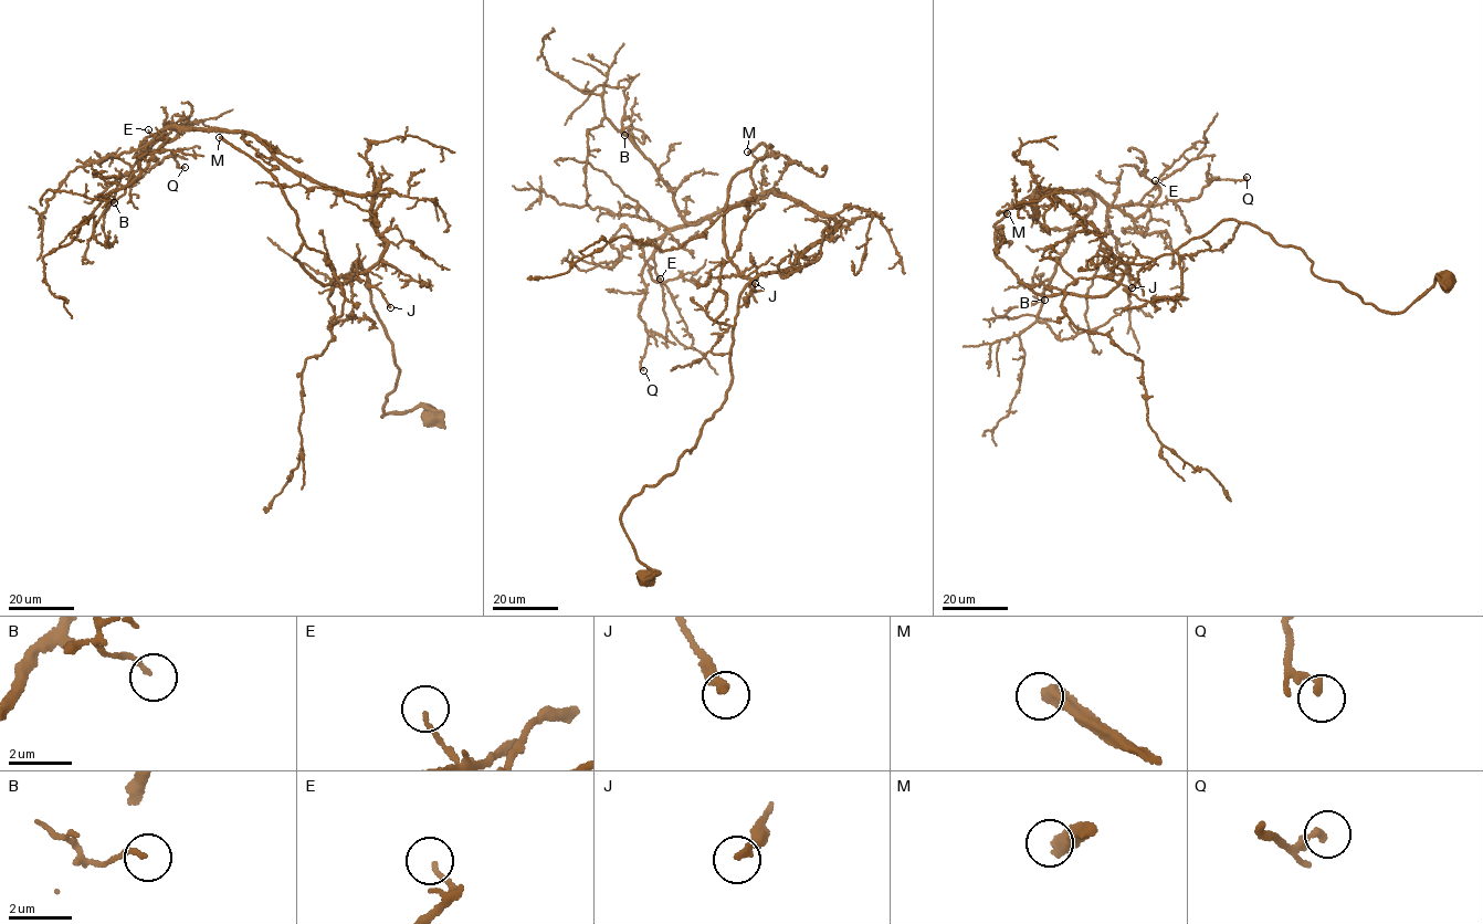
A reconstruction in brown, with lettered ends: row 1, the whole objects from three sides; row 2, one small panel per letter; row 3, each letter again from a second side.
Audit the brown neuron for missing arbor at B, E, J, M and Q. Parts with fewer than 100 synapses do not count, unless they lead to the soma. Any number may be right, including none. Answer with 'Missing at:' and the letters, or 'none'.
Missing at: M

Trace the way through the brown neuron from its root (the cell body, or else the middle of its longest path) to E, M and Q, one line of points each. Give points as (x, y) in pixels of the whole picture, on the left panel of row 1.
E: (430, 416), (381, 416), (399, 370), (350, 269), (386, 245), (377, 180), (339, 192), (248, 134), (148, 129)
M: (430, 416), (381, 416), (399, 370), (361, 262), (325, 285), (306, 273), (277, 180), (219, 137)
Q: (430, 416), (381, 416), (377, 180), (240, 132), (142, 149), (185, 167)

